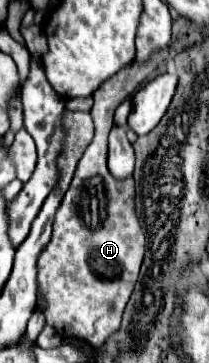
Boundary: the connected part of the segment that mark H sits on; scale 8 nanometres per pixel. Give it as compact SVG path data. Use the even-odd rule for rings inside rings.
M157 53L151 57L149 63L131 63L129 67L121 69L121 73L115 73L115 77L109 77L95 93L93 93L93 109L91 117L95 123L95 137L91 145L85 149L75 177L71 181L69 191L63 195L61 205L55 213L53 221L53 233L51 241L43 247L43 253L39 253L37 261L37 295L43 301L43 315L47 325L51 325L61 337L75 337L81 341L87 341L93 347L101 347L105 339L119 329L123 309L129 301L129 295L133 291L133 285L139 277L139 269L145 255L145 233L135 217L135 187L133 177L127 177L123 181L111 177L111 171L107 169L107 137L113 127L113 113L117 105L133 95L149 75L157 71L157 67L163 65L167 53Z

